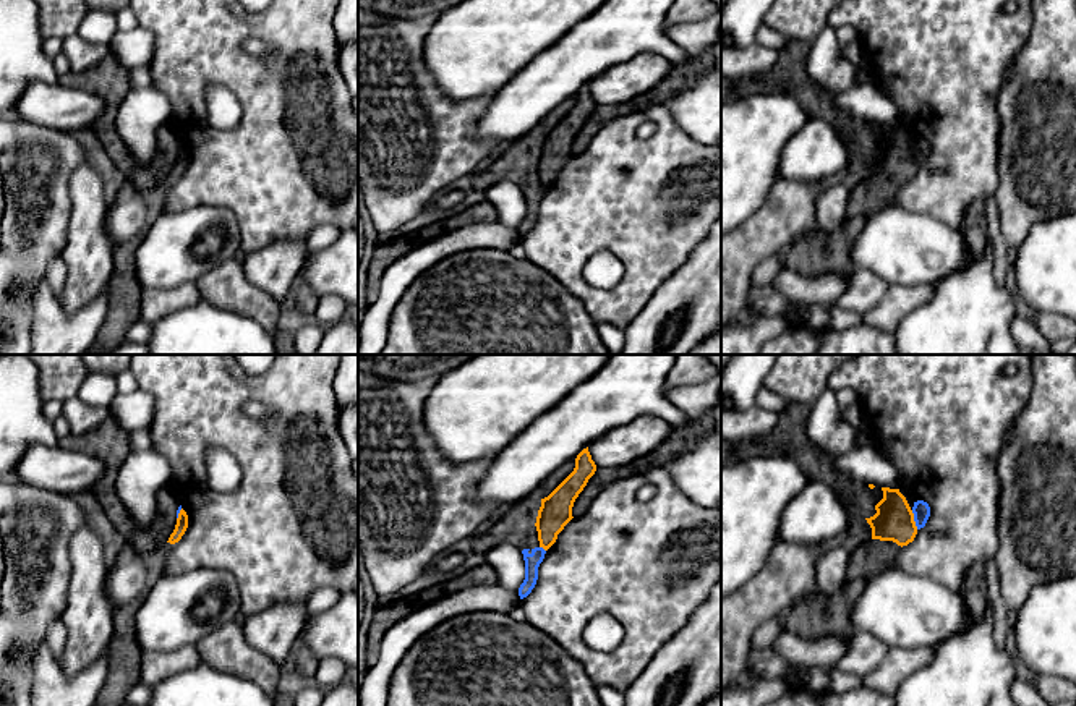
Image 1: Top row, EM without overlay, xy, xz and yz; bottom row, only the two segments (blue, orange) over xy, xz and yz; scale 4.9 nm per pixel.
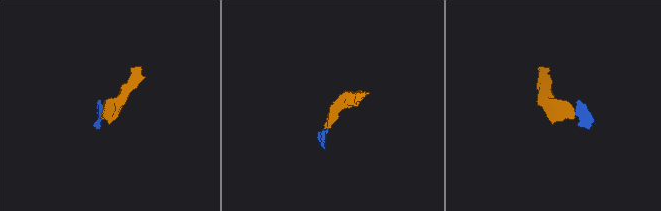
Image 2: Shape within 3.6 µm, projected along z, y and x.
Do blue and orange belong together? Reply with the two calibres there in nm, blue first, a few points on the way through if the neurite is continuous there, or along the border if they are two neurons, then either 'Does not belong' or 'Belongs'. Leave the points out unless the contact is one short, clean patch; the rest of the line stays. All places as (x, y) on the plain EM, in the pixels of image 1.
Thickness 90 nm (blue) against 190 nm. Boundary: yz (911, 148), (918, 165). Does not belong

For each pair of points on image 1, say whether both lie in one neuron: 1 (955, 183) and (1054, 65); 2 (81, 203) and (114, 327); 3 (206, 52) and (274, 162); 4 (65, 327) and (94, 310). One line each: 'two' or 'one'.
1: two
2: two
3: one
4: one

